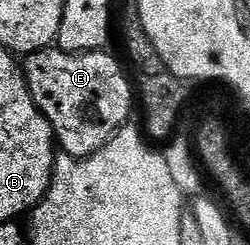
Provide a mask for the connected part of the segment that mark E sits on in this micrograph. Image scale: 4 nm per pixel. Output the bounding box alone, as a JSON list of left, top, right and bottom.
[24,47,136,157]

